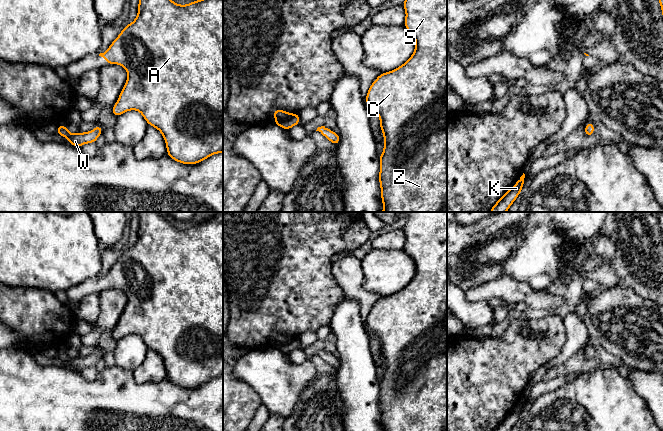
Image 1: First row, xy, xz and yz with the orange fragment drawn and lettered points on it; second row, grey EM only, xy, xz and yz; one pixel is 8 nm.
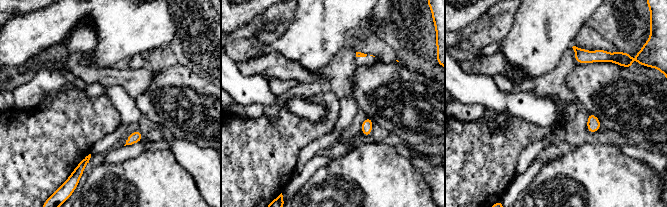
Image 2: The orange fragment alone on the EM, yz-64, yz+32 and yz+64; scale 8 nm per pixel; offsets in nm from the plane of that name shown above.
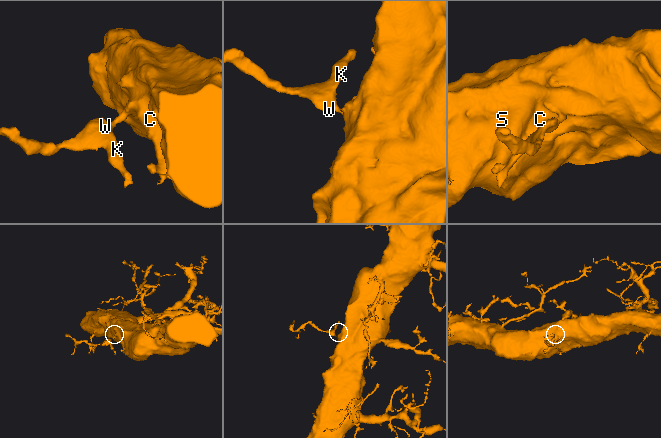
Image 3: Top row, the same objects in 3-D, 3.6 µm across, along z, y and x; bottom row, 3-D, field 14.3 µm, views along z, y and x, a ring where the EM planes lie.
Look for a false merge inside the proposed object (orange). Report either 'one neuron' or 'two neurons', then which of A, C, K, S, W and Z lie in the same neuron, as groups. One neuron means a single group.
one neuron | A C K S W Z

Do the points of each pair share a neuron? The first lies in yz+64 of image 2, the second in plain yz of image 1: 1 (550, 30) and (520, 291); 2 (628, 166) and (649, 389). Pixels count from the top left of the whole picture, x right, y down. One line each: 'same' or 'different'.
1: different
2: different

